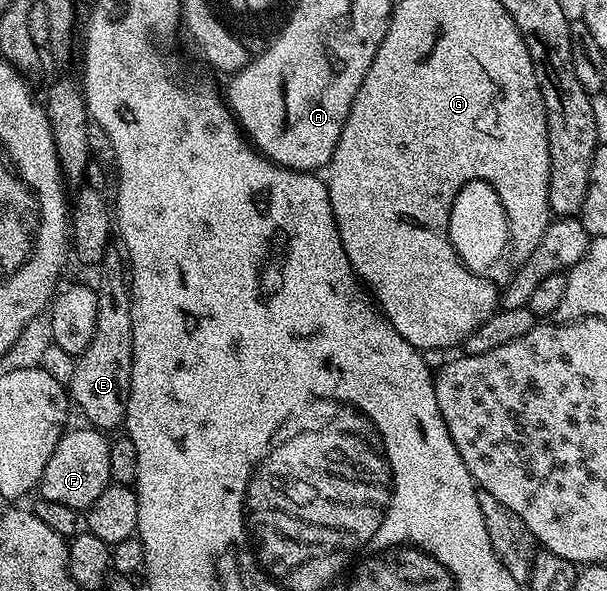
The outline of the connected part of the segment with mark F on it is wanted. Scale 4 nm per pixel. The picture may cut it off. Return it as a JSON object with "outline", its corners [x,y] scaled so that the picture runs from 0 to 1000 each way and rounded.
{"outline":[[[148,719],[135,721],[125,729],[105,728],[87,760],[87,773],[81,773],[81,787],[74,787],[74,800],[68,800],[61,831],[69,843],[81,848],[96,848],[100,854],[114,854],[114,861],[142,866],[183,817],[180,800],[183,753],[171,731]]]}

